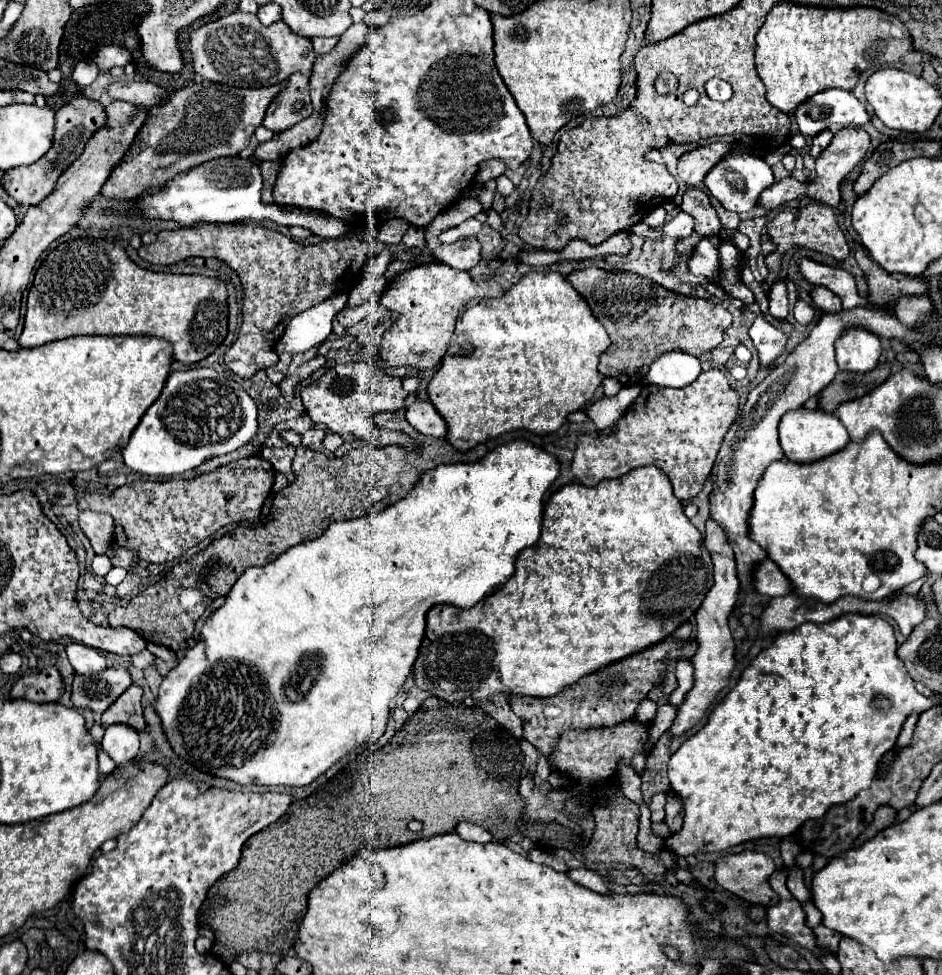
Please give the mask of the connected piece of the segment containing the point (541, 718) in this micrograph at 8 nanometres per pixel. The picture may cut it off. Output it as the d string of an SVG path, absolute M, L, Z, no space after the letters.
M668 636L666 640L648 646L632 656L626 656L610 666L604 666L584 678L580 678L576 684L566 686L562 692L548 696L548 698L526 698L526 696L510 696L506 694L506 700L510 700L510 708L514 708L514 714L522 718L524 722L524 740L528 740L532 746L536 746L544 758L550 758L552 748L558 744L562 732L574 728L574 730L594 730L594 728L610 728L614 724L620 724L624 720L630 720L638 708L638 704L648 696L650 690L656 686L662 686L666 680L668 664L674 660L690 660L696 652L694 640L678 640L674 636Z

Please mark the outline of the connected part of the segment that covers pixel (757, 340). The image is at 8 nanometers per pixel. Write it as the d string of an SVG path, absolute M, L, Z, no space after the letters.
M758 316L756 322L752 324L750 338L758 350L762 366L774 364L774 360L782 354L786 342L788 342L788 336L782 330L776 330L772 324L768 324L764 316Z

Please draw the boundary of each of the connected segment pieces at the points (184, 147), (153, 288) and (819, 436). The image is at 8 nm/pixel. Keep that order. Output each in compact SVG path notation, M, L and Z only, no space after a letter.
M202 80L174 92L166 104L150 110L148 120L136 134L130 150L112 170L100 194L106 200L132 200L142 188L166 184L178 172L190 172L190 168L218 160L220 156L240 154L248 146L254 130L262 124L266 108L284 86L236 88Z
M72 238L58 244L36 270L28 292L28 308L24 330L18 338L22 348L34 348L52 340L62 340L78 334L148 334L166 338L174 344L174 360L196 364L210 356L228 334L228 292L220 278L200 274L170 274L152 272L134 264L120 244L102 238Z
M790 410L780 420L780 446L788 460L792 462L814 462L824 456L830 456L842 450L848 444L850 436L846 428L840 424L836 414L828 414L822 410Z

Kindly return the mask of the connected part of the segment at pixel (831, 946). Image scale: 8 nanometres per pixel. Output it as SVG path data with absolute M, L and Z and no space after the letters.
M820 924L820 926L814 928L814 936L816 936L816 946L818 948L826 948L832 954L838 952L838 942L842 940L842 934L838 934L838 932Z

